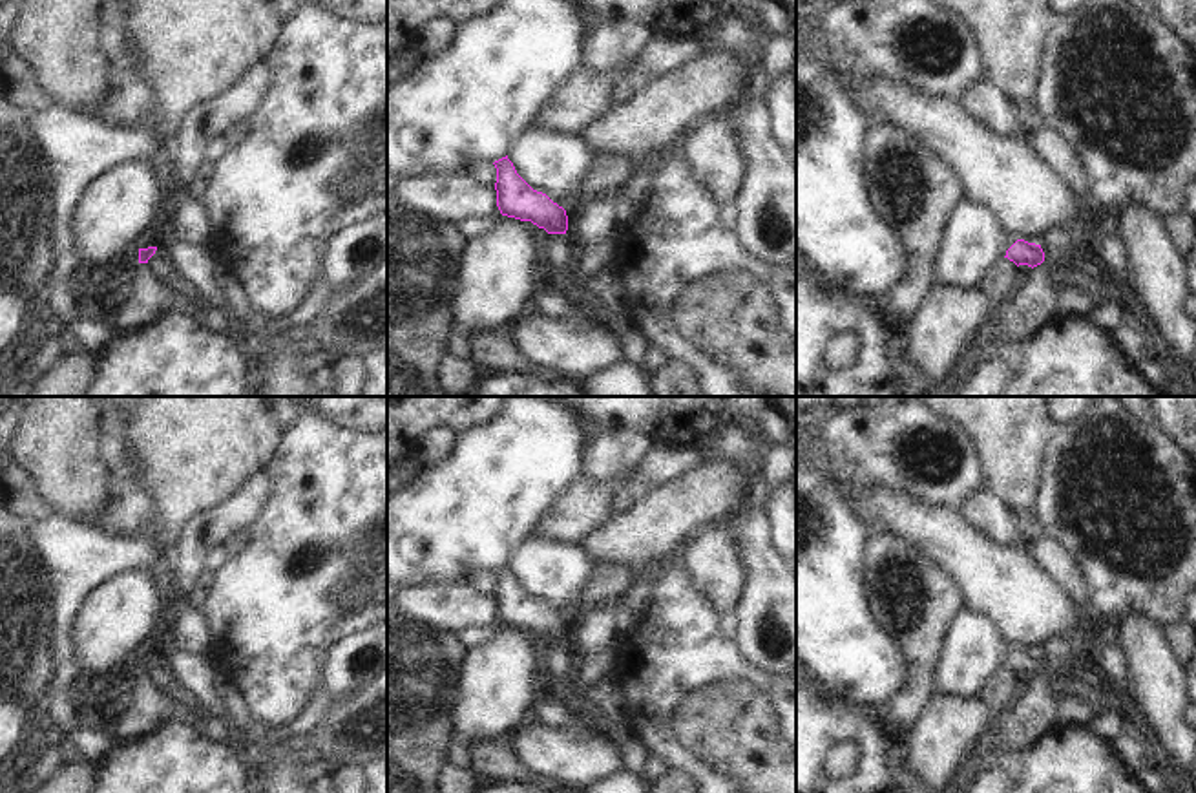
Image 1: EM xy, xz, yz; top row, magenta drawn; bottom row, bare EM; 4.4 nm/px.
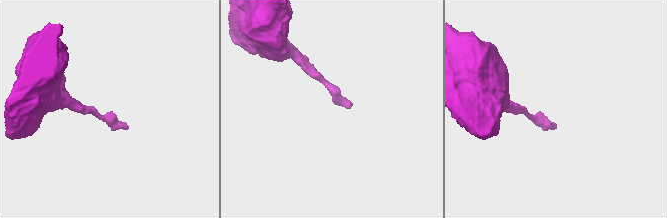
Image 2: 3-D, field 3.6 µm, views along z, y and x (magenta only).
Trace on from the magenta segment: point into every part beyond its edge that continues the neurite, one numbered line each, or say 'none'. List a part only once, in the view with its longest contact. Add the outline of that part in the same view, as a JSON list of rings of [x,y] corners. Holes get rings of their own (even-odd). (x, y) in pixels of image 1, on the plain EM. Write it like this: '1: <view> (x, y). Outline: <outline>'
none

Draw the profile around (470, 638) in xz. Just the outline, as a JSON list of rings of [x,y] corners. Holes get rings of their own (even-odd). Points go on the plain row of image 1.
[[[471,627],[453,634],[453,638],[469,652],[493,636],[493,627]]]

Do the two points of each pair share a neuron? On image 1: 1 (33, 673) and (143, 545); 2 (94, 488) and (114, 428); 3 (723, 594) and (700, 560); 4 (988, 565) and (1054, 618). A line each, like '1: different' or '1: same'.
1: different
2: different
3: same
4: same

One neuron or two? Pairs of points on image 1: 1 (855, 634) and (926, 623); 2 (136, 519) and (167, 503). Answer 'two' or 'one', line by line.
1: two
2: two

